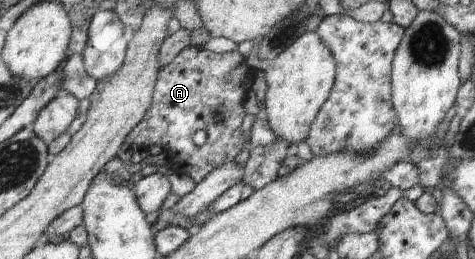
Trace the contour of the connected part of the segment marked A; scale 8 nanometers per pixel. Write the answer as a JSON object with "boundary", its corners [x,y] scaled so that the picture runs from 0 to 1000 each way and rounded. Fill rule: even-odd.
{"boundary":[[[448,174],[394,181],[360,247],[347,251],[337,270],[335,309],[328,317],[324,347],[320,417],[305,444],[305,463],[278,502],[263,552],[278,575],[295,571],[299,579],[335,560],[345,587],[371,595],[381,625],[381,649],[400,649],[389,664],[413,710],[419,710],[448,656],[491,625],[507,595],[507,579],[524,571],[524,560],[512,541],[507,486],[520,448],[516,386],[528,351],[526,332],[535,282],[545,255],[549,251],[539,232],[537,181],[520,216],[499,193],[459,197]],[[419,502],[432,502],[436,514],[436,544],[423,564],[415,564],[406,548],[406,525]]]}

